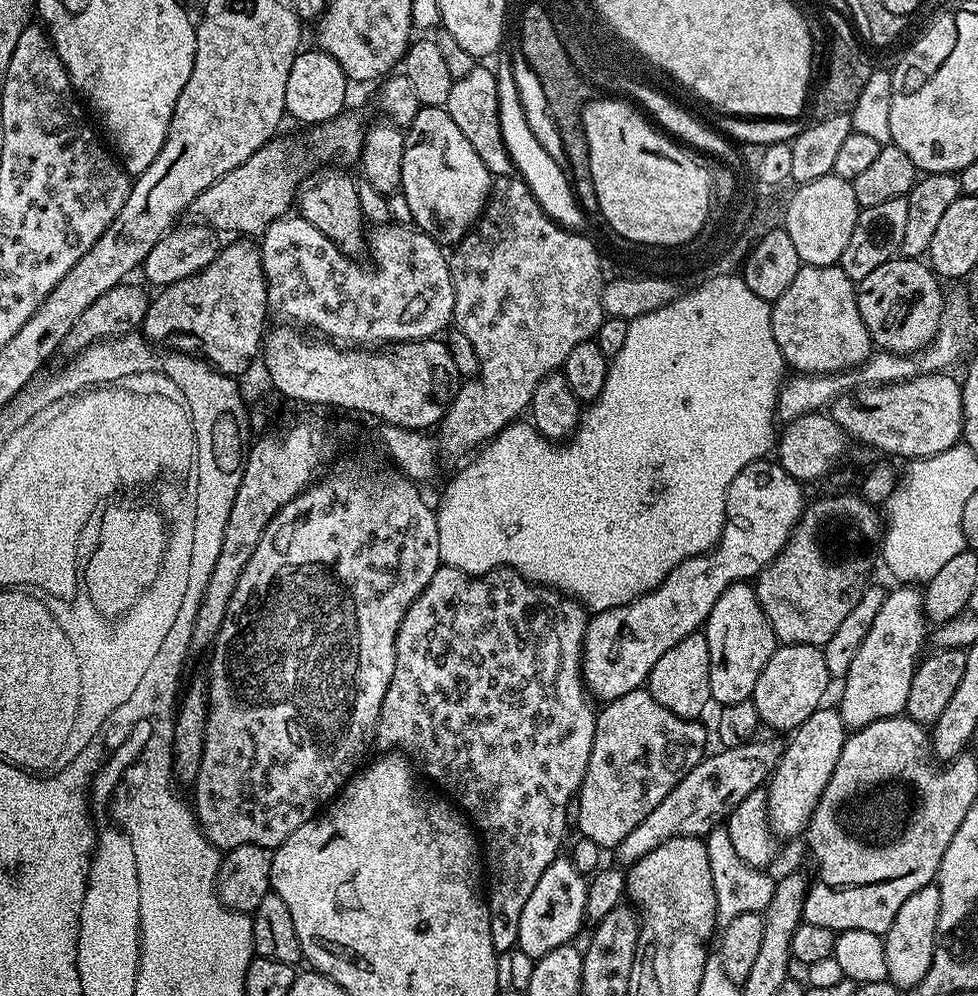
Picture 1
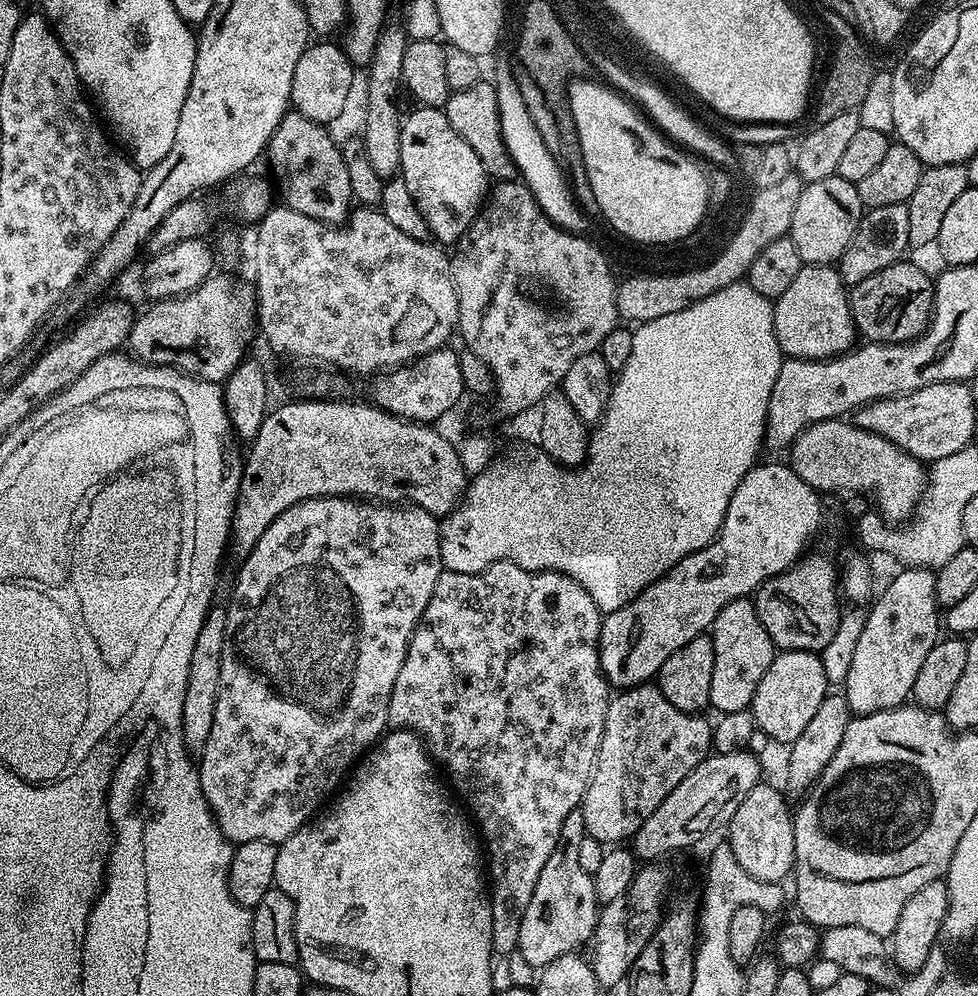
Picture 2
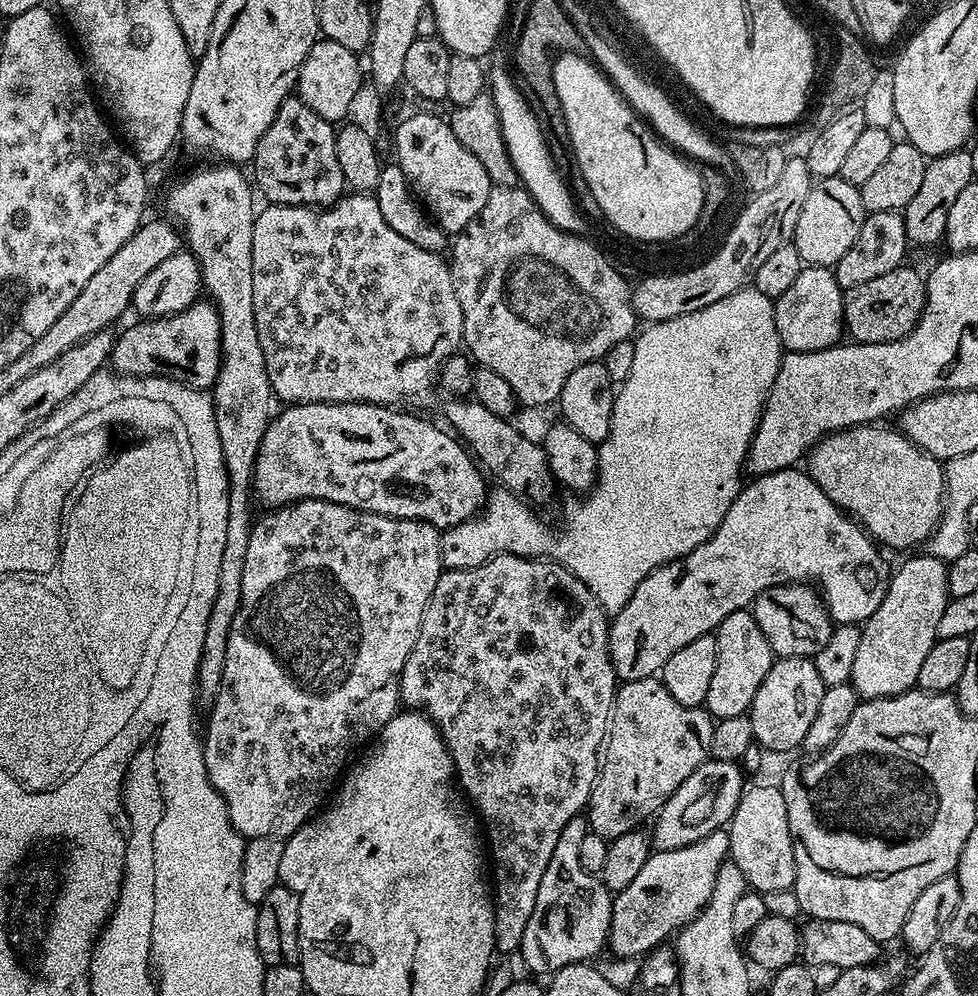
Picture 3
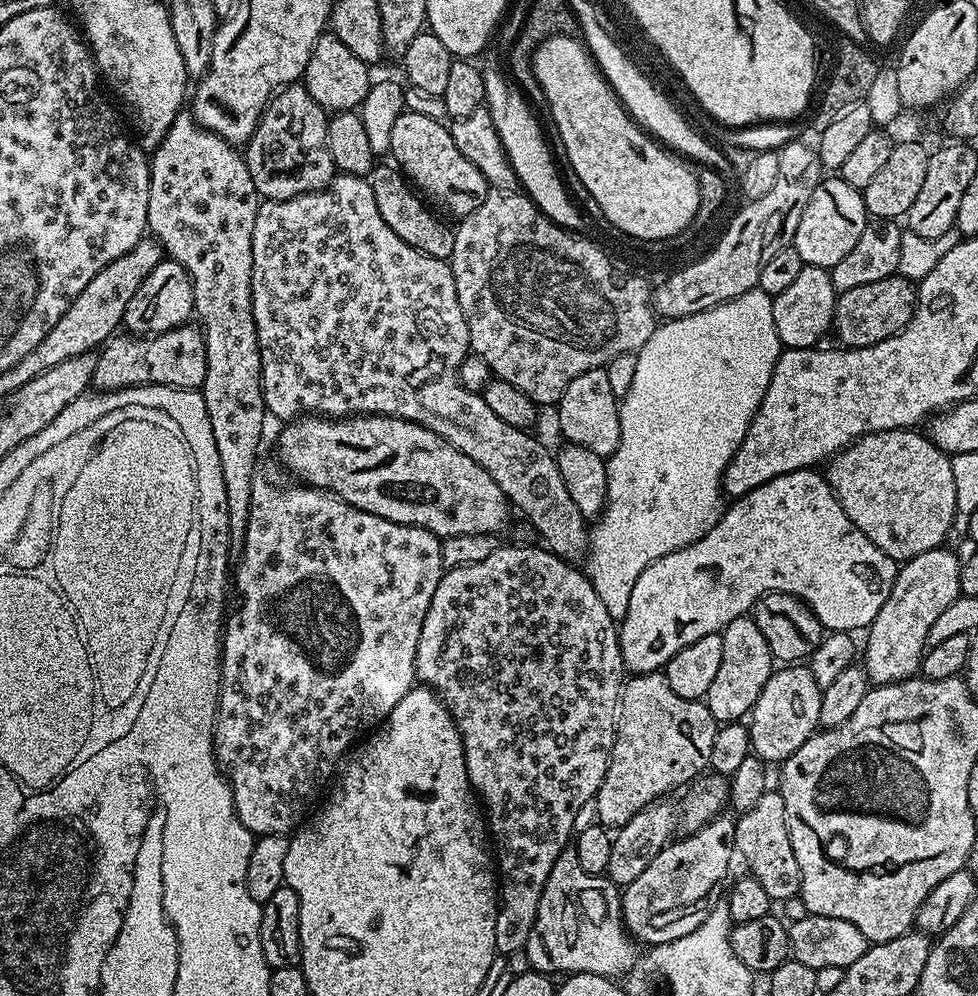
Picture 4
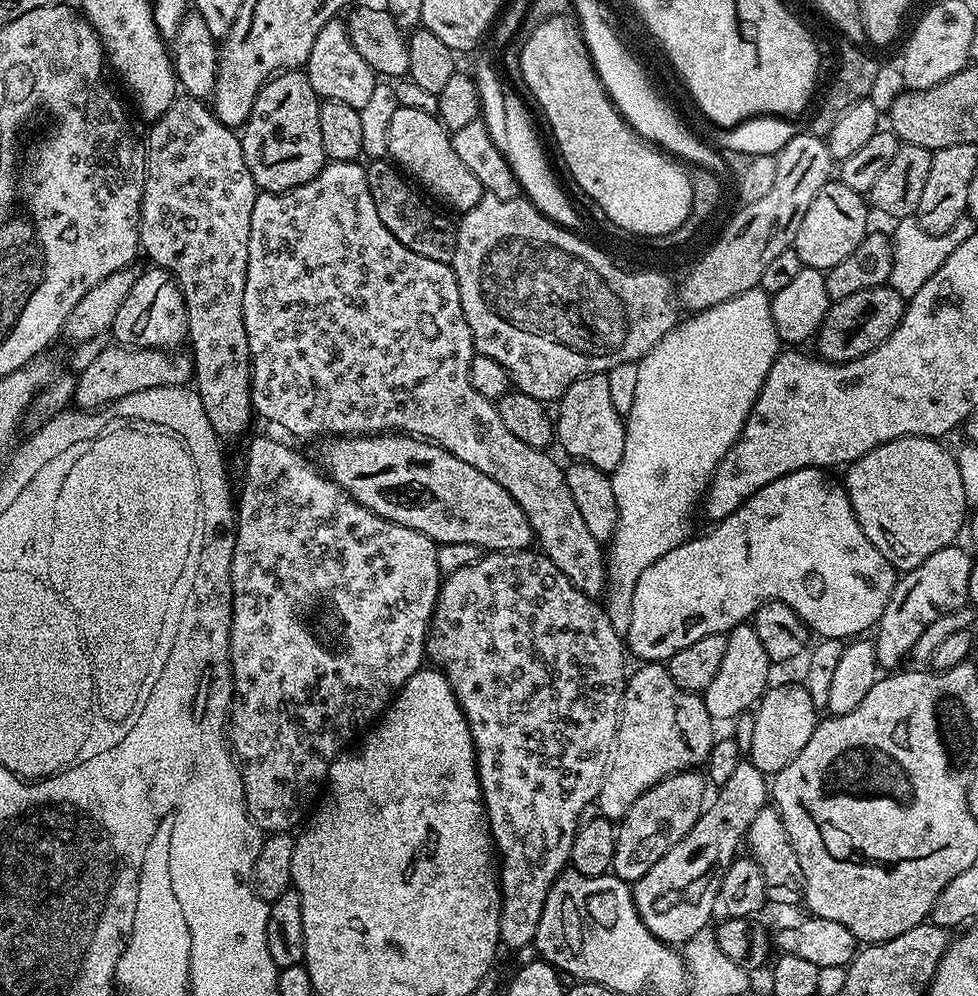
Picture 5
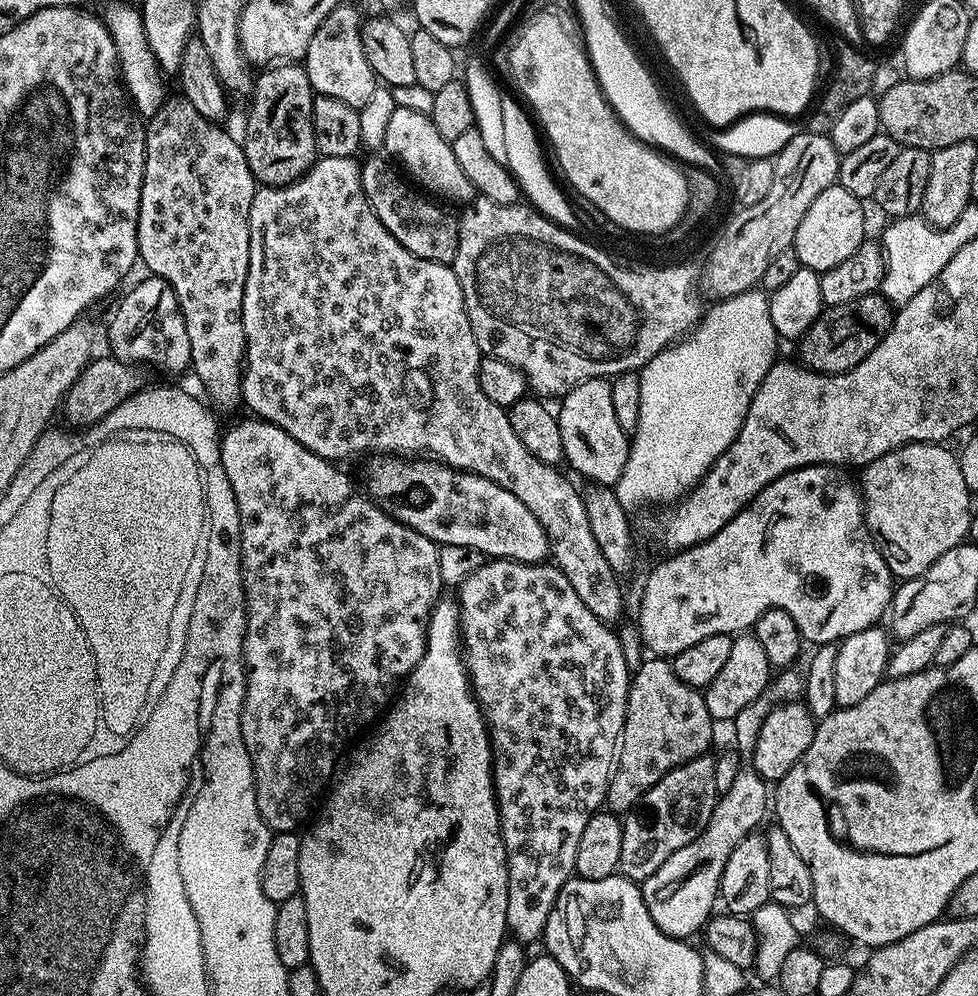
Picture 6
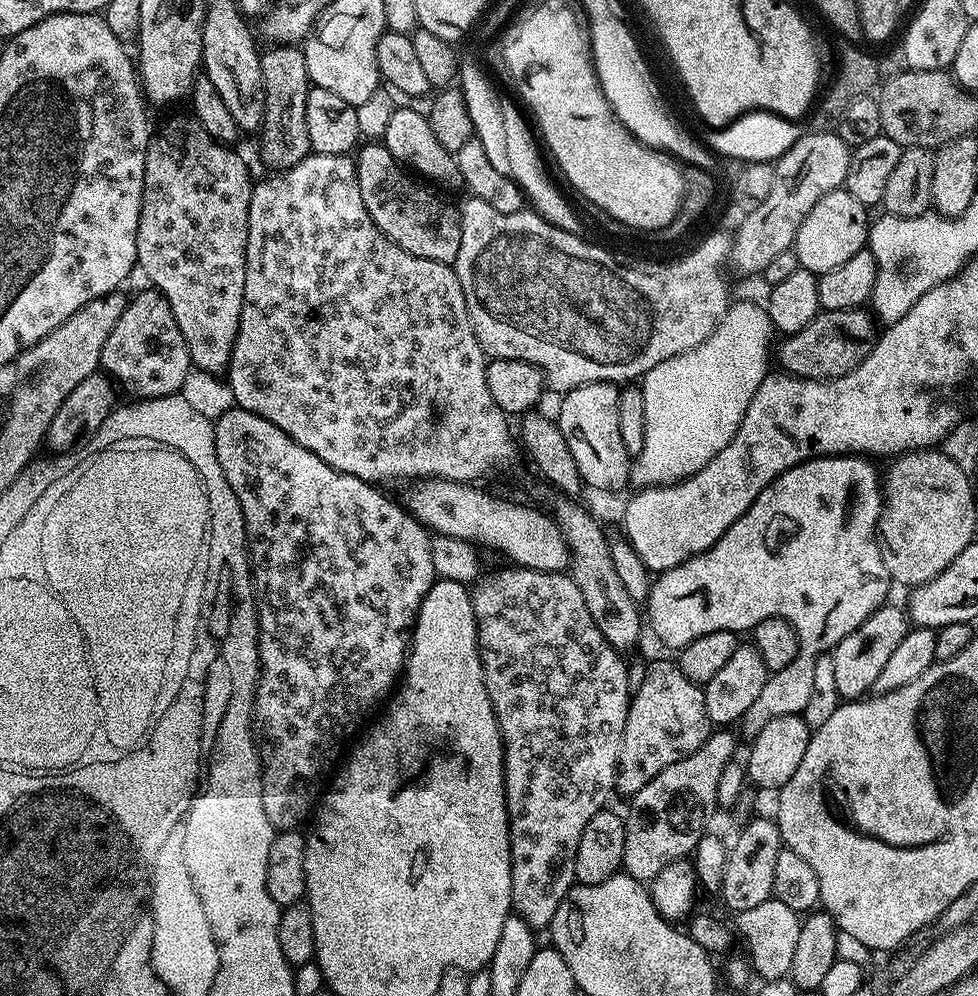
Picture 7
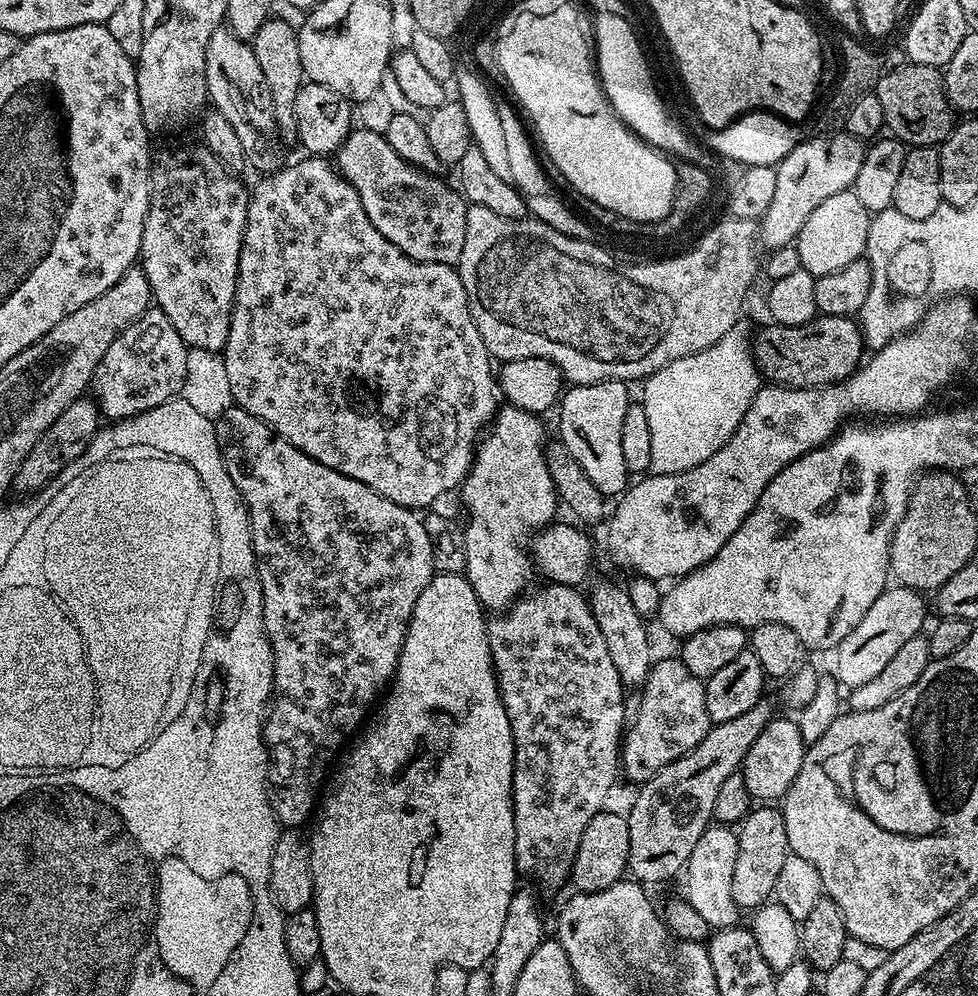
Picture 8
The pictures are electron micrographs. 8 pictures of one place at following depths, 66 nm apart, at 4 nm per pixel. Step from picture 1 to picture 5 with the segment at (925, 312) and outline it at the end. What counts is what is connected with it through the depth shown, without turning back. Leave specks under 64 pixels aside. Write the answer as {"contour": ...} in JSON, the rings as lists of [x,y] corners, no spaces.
{"contour":[[[890,286],[858,290],[858,294],[850,294],[850,298],[835,301],[814,337],[819,359],[830,364],[845,364],[870,354],[900,325],[905,307],[905,297],[899,296]]]}

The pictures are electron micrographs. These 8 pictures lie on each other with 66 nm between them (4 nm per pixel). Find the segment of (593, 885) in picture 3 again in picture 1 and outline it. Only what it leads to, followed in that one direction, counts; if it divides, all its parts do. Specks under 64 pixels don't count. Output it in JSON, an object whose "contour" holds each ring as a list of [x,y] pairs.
{"contour":[[[567,855],[557,856],[550,866],[546,866],[546,874],[538,878],[538,886],[534,886],[522,910],[522,923],[518,926],[519,951],[524,951],[531,958],[539,958],[558,946],[573,943],[580,927],[586,924],[587,897],[588,880],[585,873],[579,872]]]}

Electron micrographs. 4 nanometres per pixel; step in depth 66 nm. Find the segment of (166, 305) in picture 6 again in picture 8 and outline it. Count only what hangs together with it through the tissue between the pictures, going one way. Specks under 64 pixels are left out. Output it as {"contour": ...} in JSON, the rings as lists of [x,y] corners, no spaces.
{"contour":[[[149,310],[129,328],[123,329],[114,342],[110,342],[110,350],[102,354],[102,362],[98,362],[96,372],[90,385],[91,395],[96,395],[100,403],[100,412],[108,422],[129,420],[131,416],[142,414],[162,402],[173,399],[183,389],[190,376],[188,364],[189,345],[178,334],[178,330],[159,310]]]}

